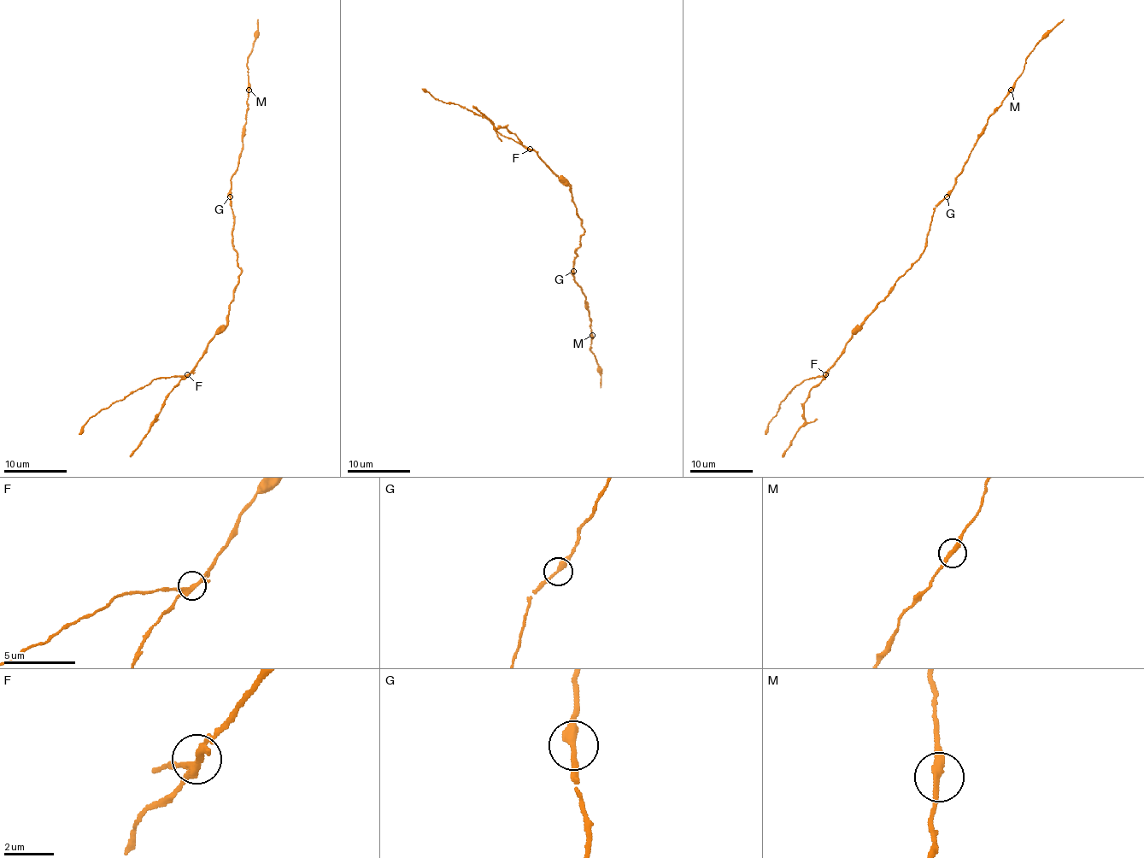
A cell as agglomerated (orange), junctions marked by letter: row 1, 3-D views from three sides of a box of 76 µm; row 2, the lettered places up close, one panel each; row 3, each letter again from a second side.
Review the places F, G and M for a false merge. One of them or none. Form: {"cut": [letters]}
{"cut": []}

